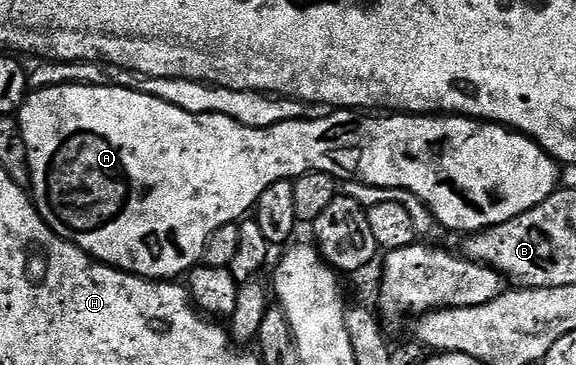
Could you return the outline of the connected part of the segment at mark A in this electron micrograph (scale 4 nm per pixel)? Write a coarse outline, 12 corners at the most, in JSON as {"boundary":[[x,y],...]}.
{"boundary":[[113,83],[34,89],[32,200],[178,279],[272,183],[407,189],[469,235],[560,165],[461,115],[253,129]]}

